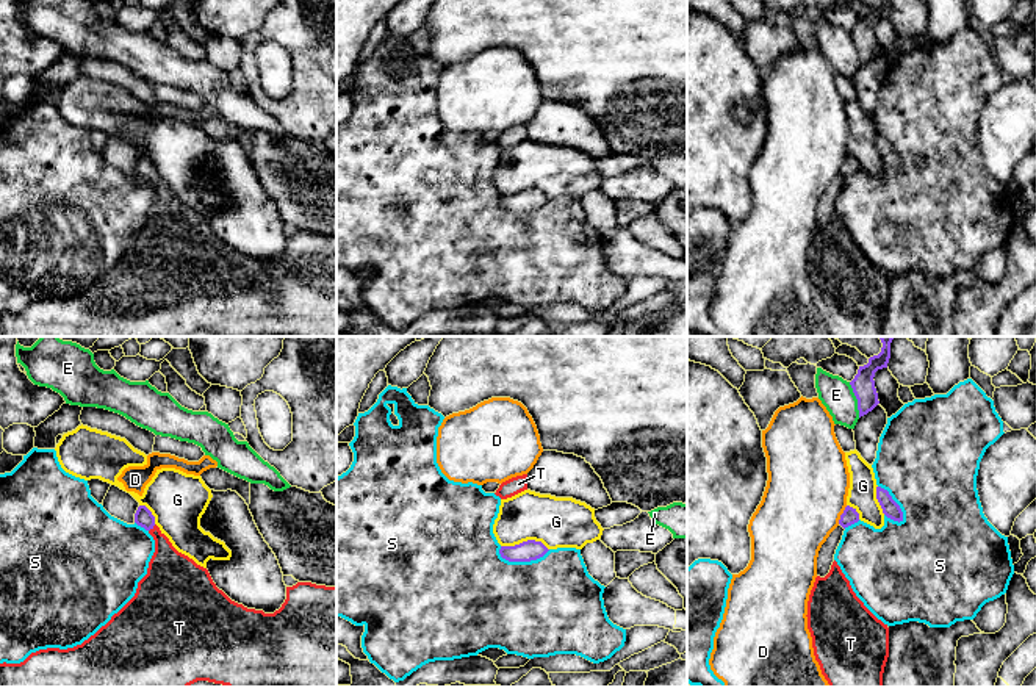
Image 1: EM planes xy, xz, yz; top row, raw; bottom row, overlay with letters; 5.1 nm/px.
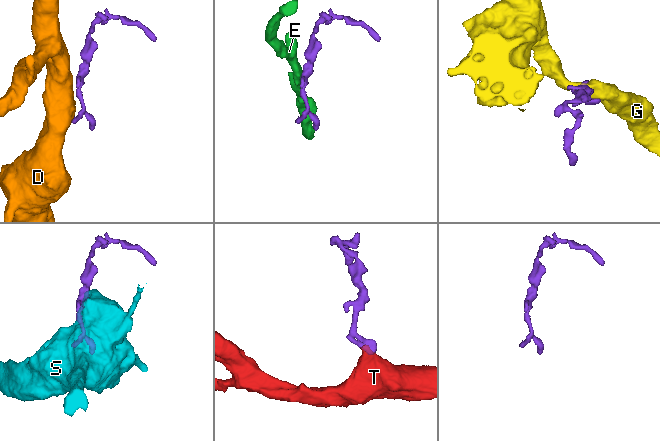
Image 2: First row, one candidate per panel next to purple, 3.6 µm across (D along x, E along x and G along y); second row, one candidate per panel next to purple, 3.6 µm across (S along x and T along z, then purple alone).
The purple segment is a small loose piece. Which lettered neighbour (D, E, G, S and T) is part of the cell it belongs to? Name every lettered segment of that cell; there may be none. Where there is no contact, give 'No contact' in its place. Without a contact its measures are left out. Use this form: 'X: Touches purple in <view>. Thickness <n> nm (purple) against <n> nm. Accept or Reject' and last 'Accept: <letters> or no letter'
D: Touches purple in yz. Thickness 80 nm (purple) against 420 nm. Reject
E: Touches purple in yz. Thickness 120 nm (purple) against 170 nm. Reject
G: Touches purple in xz. Thickness 110 nm (purple) against 260 nm. Reject
S: Touches purple in xz. Thickness 110 nm (purple) against 480 nm. Reject
T: Touches purple in xy. Thickness 90 nm (purple) against 240 nm. Accept
Accept: T

